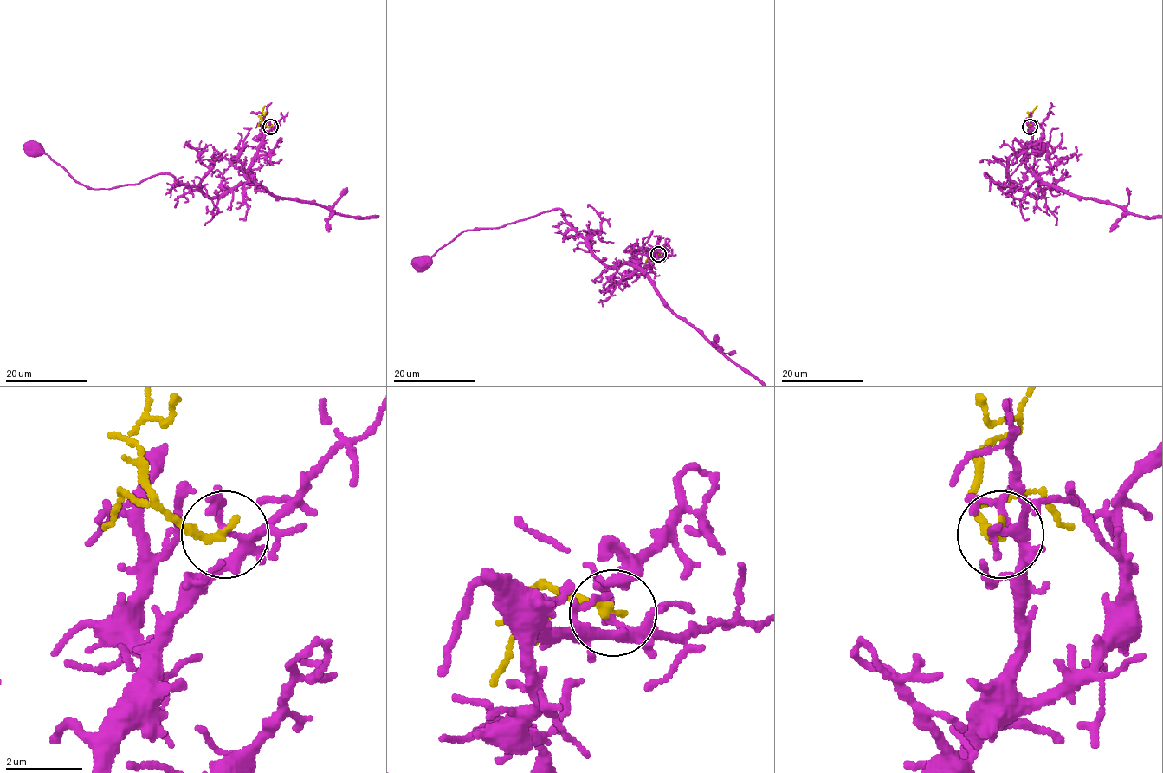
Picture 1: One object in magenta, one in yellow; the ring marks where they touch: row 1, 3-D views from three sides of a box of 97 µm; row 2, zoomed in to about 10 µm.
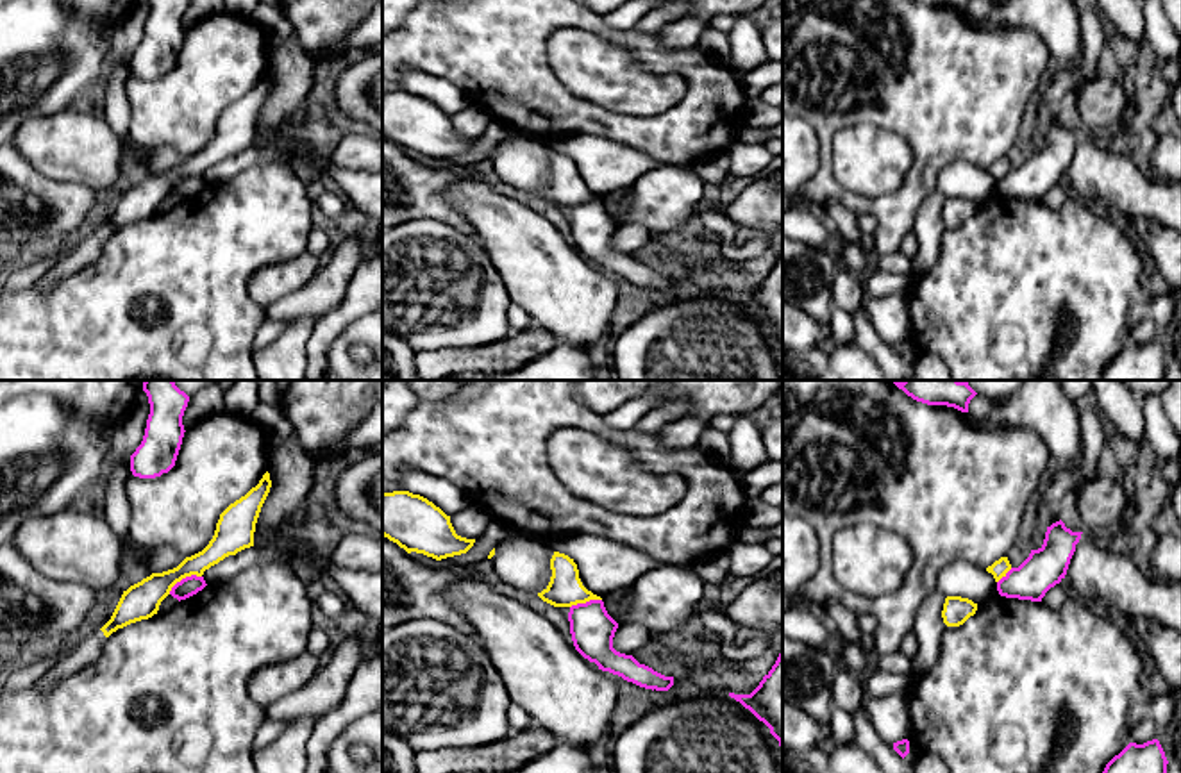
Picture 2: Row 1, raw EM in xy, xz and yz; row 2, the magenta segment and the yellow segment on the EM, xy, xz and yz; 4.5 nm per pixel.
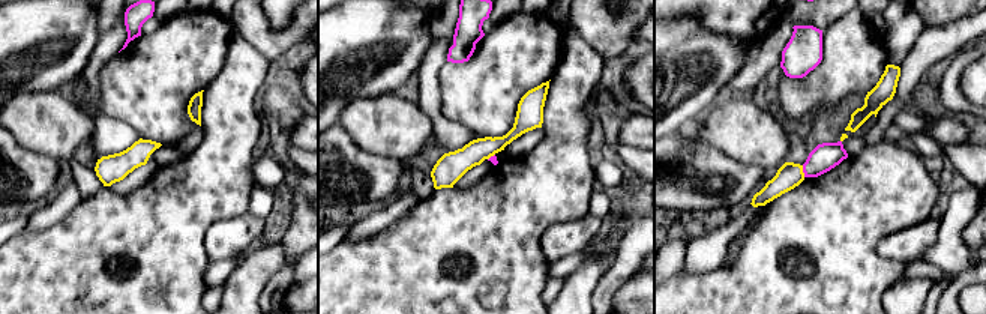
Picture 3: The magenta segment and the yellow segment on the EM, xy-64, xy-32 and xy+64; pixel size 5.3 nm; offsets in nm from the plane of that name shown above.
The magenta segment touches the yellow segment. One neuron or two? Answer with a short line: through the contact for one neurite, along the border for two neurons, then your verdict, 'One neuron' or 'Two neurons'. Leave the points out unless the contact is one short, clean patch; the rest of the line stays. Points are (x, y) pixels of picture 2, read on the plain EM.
Line: xy (201, 175), (183, 177), (168, 193). Two neurons

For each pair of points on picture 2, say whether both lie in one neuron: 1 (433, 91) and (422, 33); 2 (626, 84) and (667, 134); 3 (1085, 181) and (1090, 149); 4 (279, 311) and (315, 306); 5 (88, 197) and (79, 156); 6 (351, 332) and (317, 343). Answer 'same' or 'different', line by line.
1: different
2: different
3: same
4: same
5: different
6: different

